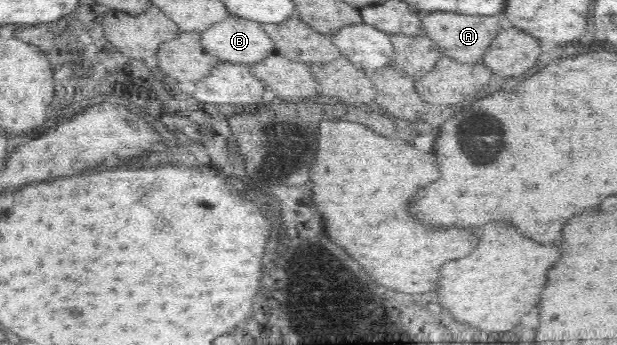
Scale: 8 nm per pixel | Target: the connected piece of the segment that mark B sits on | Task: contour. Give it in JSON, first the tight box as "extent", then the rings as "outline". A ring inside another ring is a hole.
{"extent":[199,16,276,64],"outline":[[[229,16],[199,33],[199,42],[220,62],[257,64],[276,52],[273,40],[251,20]]]}

